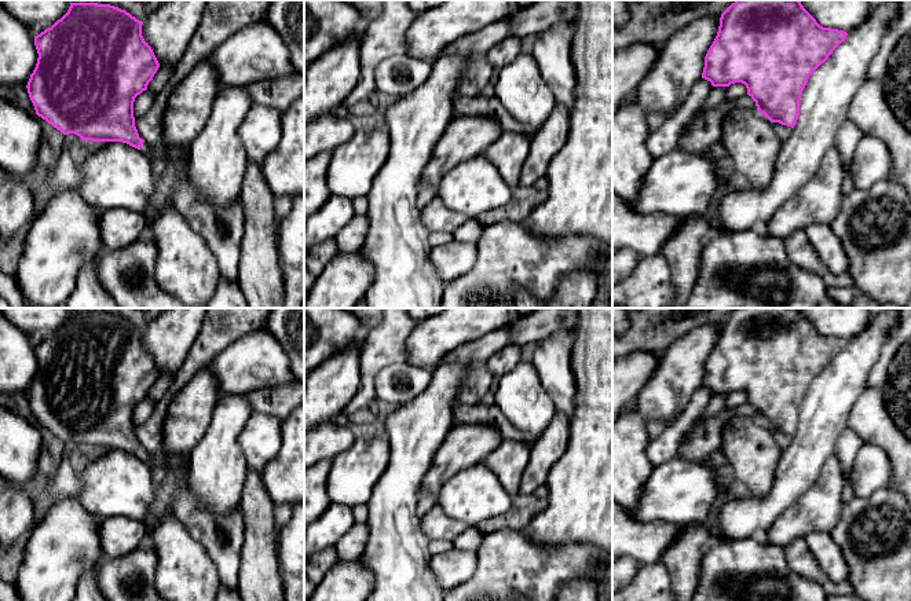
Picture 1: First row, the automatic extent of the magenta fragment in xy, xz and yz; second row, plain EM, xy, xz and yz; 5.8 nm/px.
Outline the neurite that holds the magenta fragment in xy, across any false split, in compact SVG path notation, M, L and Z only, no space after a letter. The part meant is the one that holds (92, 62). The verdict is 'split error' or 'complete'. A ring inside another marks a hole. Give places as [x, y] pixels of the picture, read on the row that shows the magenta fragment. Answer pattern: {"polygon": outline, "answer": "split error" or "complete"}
{"polygon": "M70 3L61 19L34 36L39 58L26 88L36 114L63 135L74 133L83 142L122 142L154 160L156 151L139 138L133 117L135 98L147 89L160 67L151 47L142 36L142 25L142 21L125 10L110 4Z", "answer": "split error"}

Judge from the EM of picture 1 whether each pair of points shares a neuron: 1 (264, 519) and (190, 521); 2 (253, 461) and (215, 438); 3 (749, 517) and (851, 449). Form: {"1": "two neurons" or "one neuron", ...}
{"1": "two neurons", "2": "two neurons", "3": "two neurons"}

